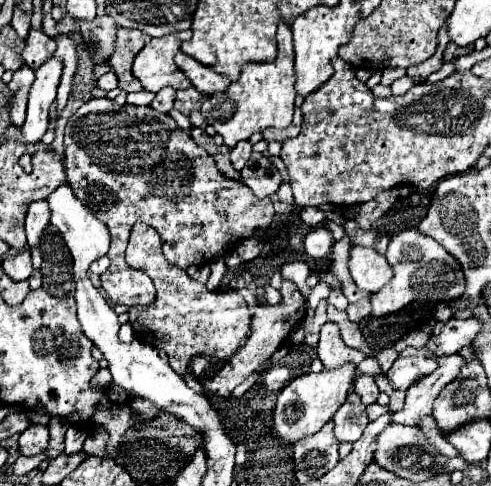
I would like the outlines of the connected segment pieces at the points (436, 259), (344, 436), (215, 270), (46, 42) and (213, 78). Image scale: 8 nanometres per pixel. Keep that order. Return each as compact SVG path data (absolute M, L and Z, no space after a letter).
M414 228L402 230L392 236L386 258L394 268L394 278L380 292L372 294L372 314L386 316L398 312L406 304L414 300L432 300L432 302L450 302L464 294L464 272L460 270L460 262L452 258L434 238L416 232Z
M350 392L346 402L338 408L338 412L334 414L334 436L338 438L338 442L356 442L366 424L368 424L368 416L366 416L366 406L360 402L360 396L356 392Z
M216 256L216 258L210 262L210 268L212 268L212 272L210 272L210 280L206 282L206 286L208 286L208 288L212 288L212 290L216 290L216 288L218 288L218 284L220 284L220 278L222 278L222 276L224 276L224 272L226 272L224 256Z
M30 28L30 34L26 38L26 48L22 52L26 66L30 66L32 70L38 70L54 54L54 50L56 50L54 38L50 38L42 30Z
M178 52L176 58L174 58L176 66L188 76L188 80L192 82L192 86L198 90L198 92L204 92L204 94L216 94L216 92L224 92L230 82L226 76L218 74L214 68L208 68L200 62L196 62L194 58Z

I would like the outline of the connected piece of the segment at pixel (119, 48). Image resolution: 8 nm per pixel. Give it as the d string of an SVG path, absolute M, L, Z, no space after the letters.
M118 26L118 34L116 34L116 46L114 46L114 54L110 56L110 64L114 74L120 80L120 90L124 92L138 92L142 90L142 84L136 82L136 78L130 72L130 66L134 62L134 56L150 42L152 38L140 30L130 30L130 28L122 28Z

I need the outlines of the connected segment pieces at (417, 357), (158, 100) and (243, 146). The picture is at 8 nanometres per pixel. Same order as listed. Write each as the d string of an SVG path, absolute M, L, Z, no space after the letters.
M406 348L398 360L392 364L392 368L386 372L390 384L398 390L408 390L412 384L416 384L424 374L430 374L436 370L438 360L428 356L428 350L424 348Z
M164 88L164 90L156 92L156 98L152 100L150 106L160 114L168 114L172 110L172 106L174 106L174 98L176 98L176 90Z
M238 142L232 150L230 150L230 156L232 156L232 166L240 172L244 166L246 166L246 162L248 162L248 158L250 158L250 154L252 154L252 144L250 142Z

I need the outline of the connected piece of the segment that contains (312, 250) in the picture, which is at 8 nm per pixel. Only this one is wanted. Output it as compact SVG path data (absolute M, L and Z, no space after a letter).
M314 228L306 236L304 246L306 246L306 254L308 256L324 258L330 252L330 248L332 248L332 234L326 228Z

